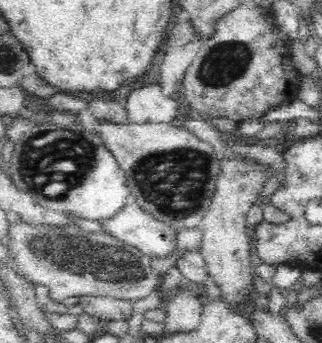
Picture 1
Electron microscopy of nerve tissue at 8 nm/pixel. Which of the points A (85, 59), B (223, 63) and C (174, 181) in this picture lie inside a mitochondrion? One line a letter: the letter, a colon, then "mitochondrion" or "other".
A: other
B: mitochondrion
C: mitochondrion

